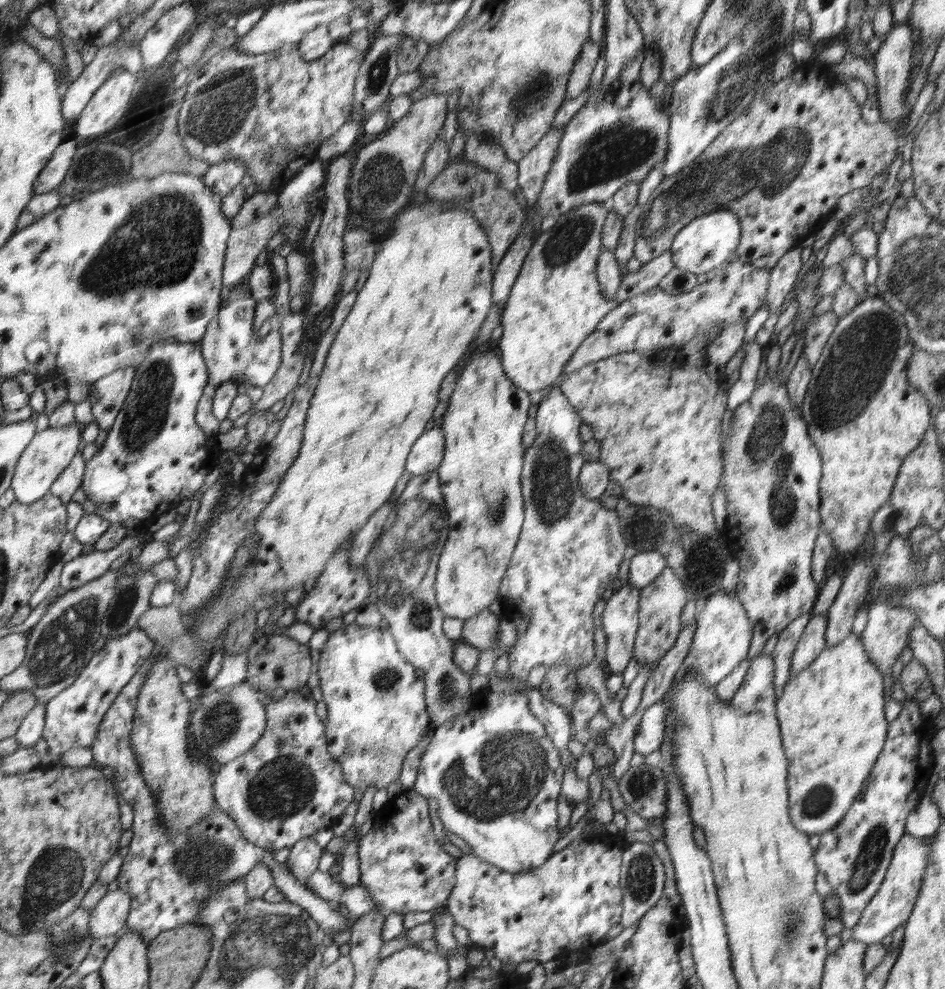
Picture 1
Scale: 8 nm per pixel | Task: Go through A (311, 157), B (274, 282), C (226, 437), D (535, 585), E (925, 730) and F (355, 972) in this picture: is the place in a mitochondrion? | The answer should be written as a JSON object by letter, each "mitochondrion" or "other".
{"A":"other","B":"other","C":"other","D":"other","E":"other","F":"other"}

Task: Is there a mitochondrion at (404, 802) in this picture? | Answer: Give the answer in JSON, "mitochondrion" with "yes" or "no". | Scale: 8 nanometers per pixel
{"mitochondrion":"no"}

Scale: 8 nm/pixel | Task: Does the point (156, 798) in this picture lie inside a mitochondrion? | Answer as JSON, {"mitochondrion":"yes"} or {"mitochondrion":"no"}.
{"mitochondrion":"no"}

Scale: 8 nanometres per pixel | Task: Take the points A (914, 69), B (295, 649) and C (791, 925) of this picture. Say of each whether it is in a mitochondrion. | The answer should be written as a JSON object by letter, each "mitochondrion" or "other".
{"A":"other","B":"other","C":"mitochondrion"}

